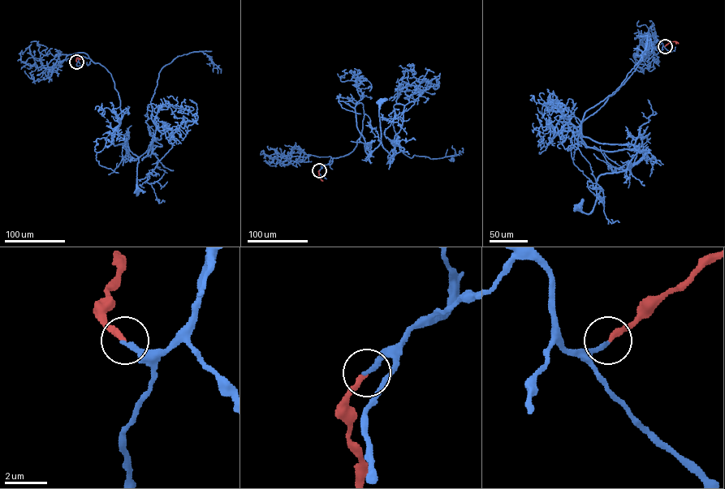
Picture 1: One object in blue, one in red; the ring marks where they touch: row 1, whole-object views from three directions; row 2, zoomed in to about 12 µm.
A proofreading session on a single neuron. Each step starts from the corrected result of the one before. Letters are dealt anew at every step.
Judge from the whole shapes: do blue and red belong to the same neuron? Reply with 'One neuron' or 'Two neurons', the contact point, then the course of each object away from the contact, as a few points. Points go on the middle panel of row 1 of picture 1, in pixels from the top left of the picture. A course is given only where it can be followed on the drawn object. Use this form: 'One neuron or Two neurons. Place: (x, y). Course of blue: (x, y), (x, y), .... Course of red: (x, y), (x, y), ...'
One neuron. Place: (319, 170). Course of blue: (319, 170), (355, 147), (364, 115), (360, 103), (355, 107), (356, 126), (371, 155), (381, 139), (379, 102). Course of red: (319, 170), (319, 178), (322, 181)

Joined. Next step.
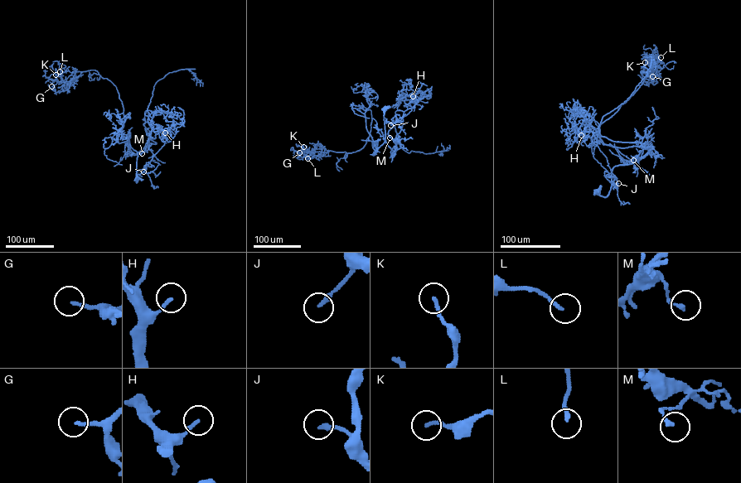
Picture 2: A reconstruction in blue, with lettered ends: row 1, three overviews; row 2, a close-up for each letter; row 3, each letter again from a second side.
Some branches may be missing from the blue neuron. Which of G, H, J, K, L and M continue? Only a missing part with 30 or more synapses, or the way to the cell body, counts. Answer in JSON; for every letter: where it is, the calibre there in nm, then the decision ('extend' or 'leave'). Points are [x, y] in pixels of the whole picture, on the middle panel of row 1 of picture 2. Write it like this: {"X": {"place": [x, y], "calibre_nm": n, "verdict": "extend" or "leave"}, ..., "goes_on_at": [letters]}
{"G": {"place": [299, 152], "calibre_nm": 170, "verdict": "leave"}, "H": {"place": [413, 96], "calibre_nm": 150, "verdict": "leave"}, "J": {"place": [390, 125], "calibre_nm": 240, "verdict": "leave"}, "K": {"place": [303, 147], "calibre_nm": 170, "verdict": "leave"}, "L": {"place": [307, 158], "calibre_nm": 180, "verdict": "leave"}, "M": {"place": [389, 137], "calibre_nm": 180, "verdict": "leave"}, "goes_on_at": []}

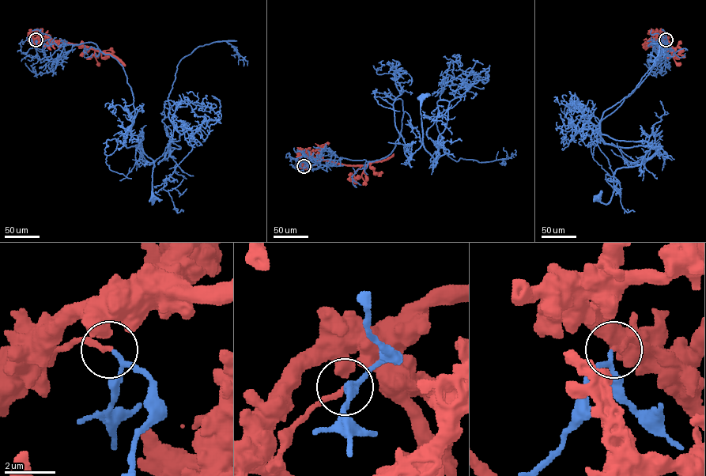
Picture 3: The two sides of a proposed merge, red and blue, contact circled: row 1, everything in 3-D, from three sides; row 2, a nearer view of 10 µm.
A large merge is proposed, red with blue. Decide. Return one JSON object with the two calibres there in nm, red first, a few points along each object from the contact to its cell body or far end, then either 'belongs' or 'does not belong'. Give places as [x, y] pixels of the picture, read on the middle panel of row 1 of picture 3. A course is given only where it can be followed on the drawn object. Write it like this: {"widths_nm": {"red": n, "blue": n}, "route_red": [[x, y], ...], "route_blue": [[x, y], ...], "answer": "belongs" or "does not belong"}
{"widths_nm": {"red": 200, "blue": 140}, "route_red": [[303, 165], [311, 159], [364, 165], [386, 160], [394, 153]], "route_blue": [[304, 165], [387, 156], [402, 128], [398, 99], [393, 103], [395, 126], [410, 159], [422, 140], [420, 98]], "answer": "does not belong"}

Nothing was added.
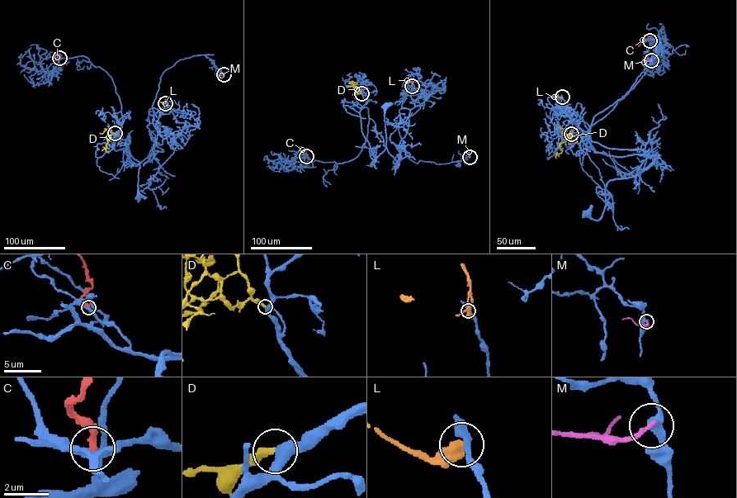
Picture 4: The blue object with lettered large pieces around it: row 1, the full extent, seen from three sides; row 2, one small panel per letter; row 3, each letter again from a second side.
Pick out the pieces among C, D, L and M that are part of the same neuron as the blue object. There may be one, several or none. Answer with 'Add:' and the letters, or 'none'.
Add: D

